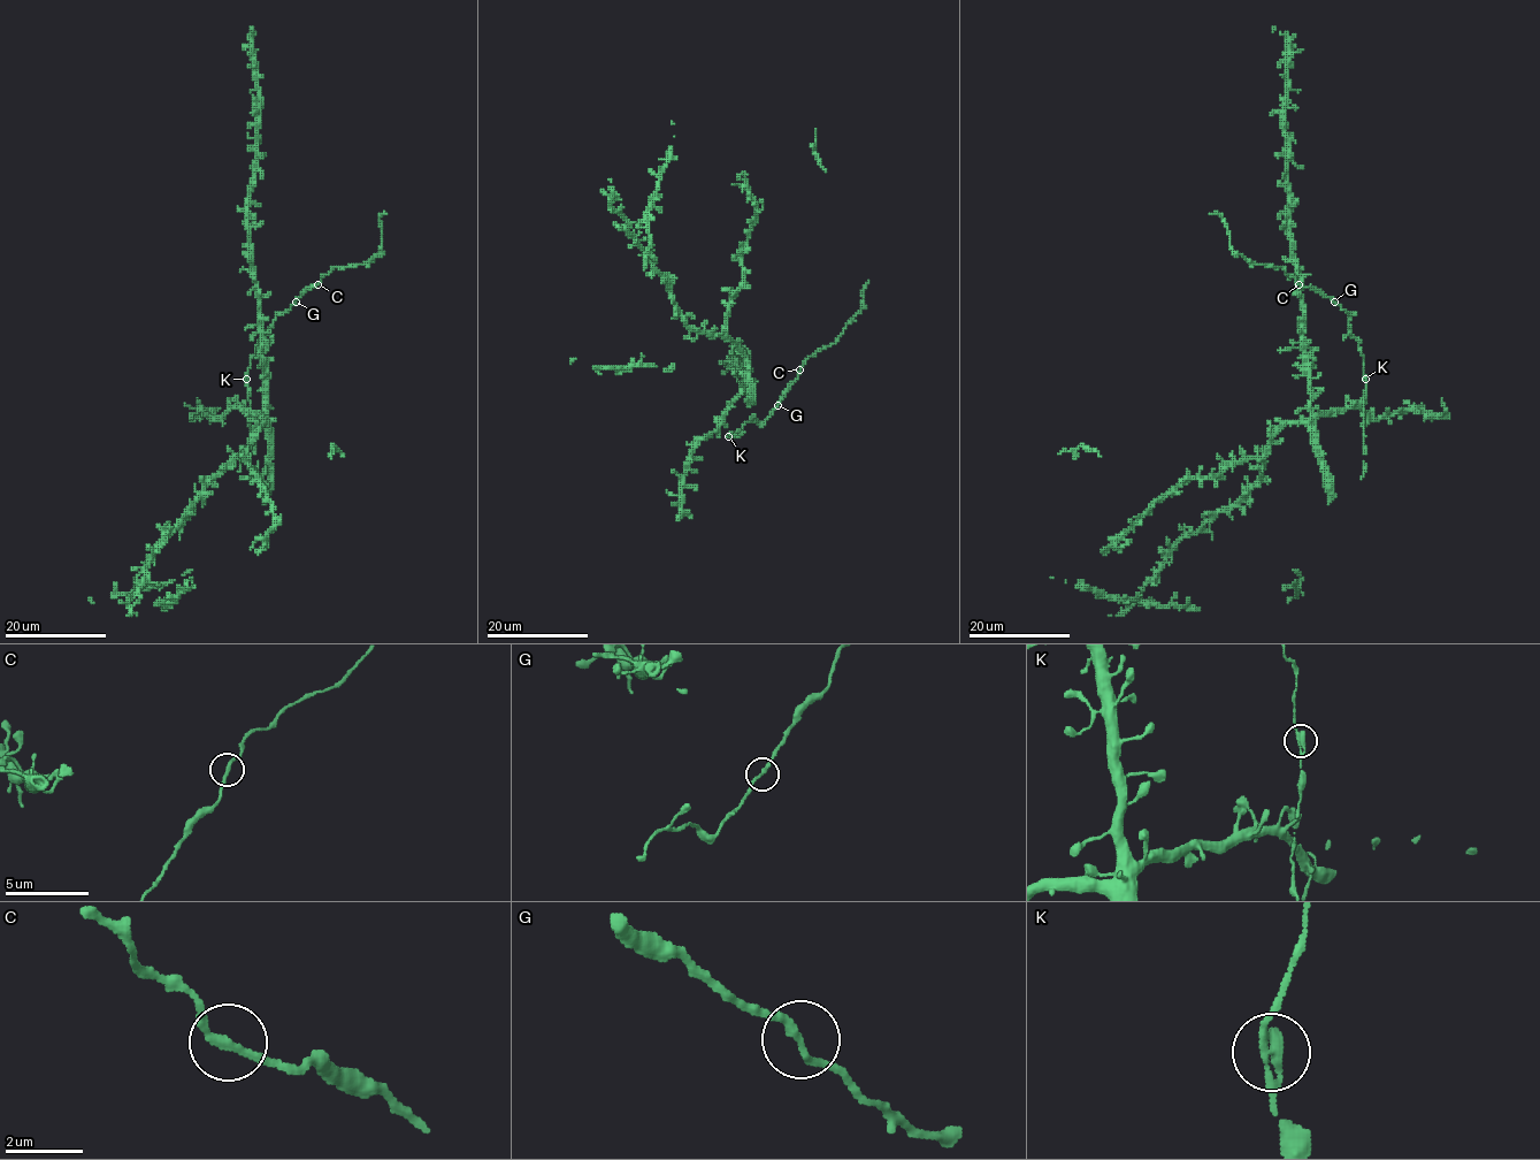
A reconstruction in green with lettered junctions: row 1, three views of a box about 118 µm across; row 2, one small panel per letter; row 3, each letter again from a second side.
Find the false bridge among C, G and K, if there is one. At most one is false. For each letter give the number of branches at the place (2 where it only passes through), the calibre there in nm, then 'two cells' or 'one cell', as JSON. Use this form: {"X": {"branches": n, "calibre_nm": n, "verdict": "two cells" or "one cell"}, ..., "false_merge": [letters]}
{"C": {"branches": 2, "calibre_nm": 200, "verdict": "one cell"}, "G": {"branches": 2, "calibre_nm": 190, "verdict": "one cell"}, "K": {"branches": 2, "calibre_nm": 240, "verdict": "one cell"}, "false_merge": []}

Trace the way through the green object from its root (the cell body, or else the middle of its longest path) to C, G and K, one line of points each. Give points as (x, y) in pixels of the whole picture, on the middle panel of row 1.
C: (742, 352), (746, 357), (746, 384), (723, 418), (729, 436), (748, 421), (761, 424), (797, 379), (799, 369)
G: (742, 352), (746, 357), (746, 384), (723, 418), (728, 435), (734, 435), (748, 421), (761, 424), (776, 405)
K: (742, 352), (746, 357), (746, 384), (723, 418), (728, 436)

